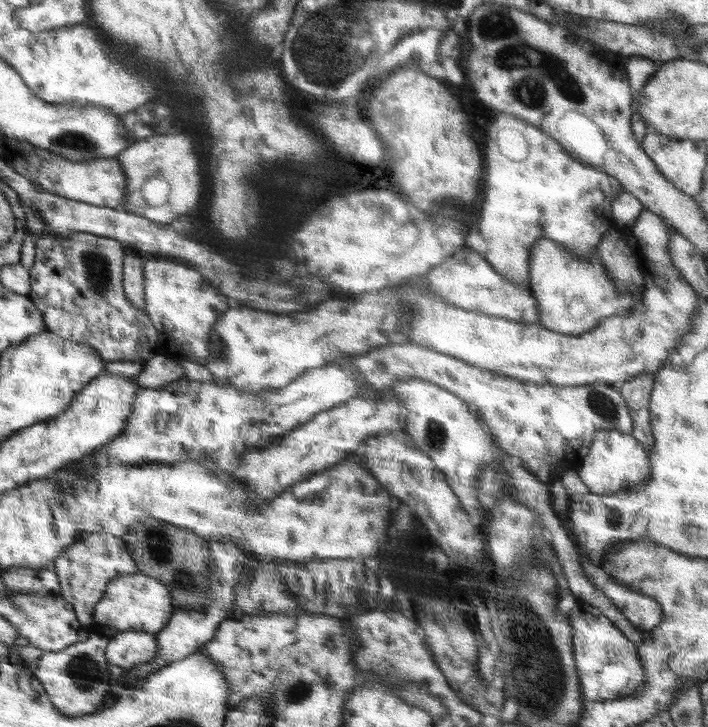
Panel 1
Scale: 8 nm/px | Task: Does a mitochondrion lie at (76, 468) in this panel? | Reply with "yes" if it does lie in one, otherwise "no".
no

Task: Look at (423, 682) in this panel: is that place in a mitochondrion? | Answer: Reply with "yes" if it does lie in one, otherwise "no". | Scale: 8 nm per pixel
no

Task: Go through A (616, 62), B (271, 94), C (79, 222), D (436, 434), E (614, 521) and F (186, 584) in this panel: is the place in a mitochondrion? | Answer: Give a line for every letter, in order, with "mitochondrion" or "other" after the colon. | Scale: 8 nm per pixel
A: other
B: other
C: other
D: mitochondrion
E: other
F: mitochondrion

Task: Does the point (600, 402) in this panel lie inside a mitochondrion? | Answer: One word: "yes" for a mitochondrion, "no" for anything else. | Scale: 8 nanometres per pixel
yes

